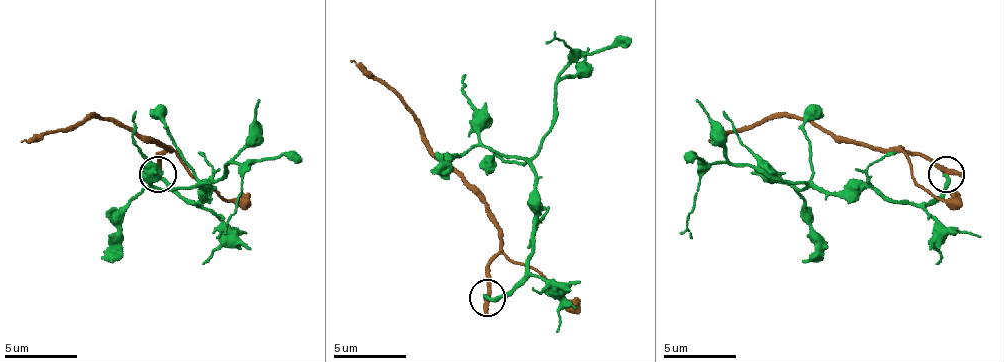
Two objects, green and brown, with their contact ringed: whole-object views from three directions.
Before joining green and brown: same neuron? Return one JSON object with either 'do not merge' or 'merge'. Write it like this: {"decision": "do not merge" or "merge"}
{"decision": "do not merge"}

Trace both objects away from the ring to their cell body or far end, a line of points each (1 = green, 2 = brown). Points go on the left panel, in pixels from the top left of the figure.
1: (158, 175), (195, 204), (202, 201), (202, 190), (228, 164), (235, 164), (242, 175), (239, 208), (217, 237)
2: (158, 175), (158, 153), (169, 150), (158, 142), (144, 142), (103, 117), (93, 117), (19, 142)

